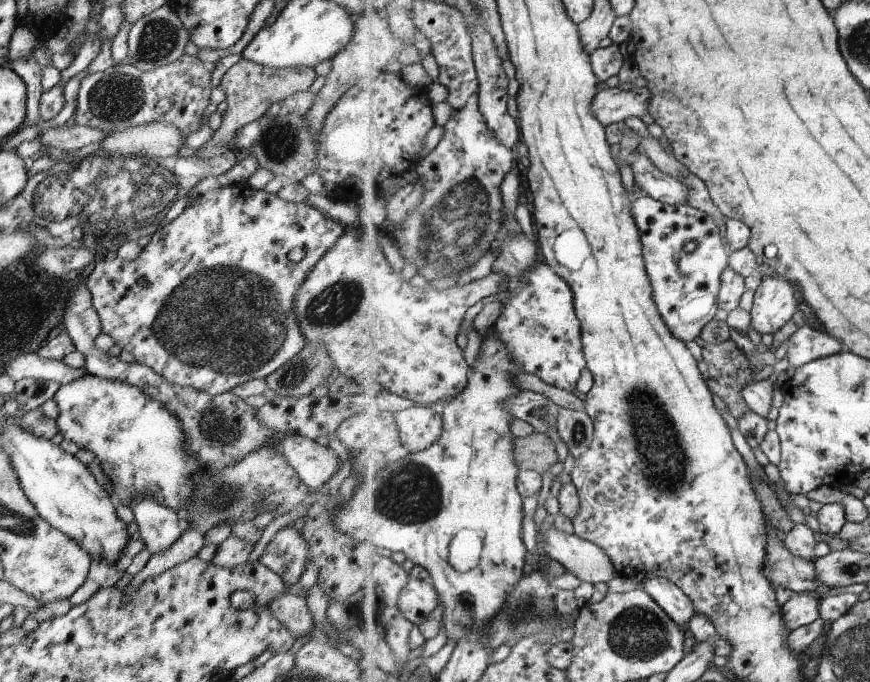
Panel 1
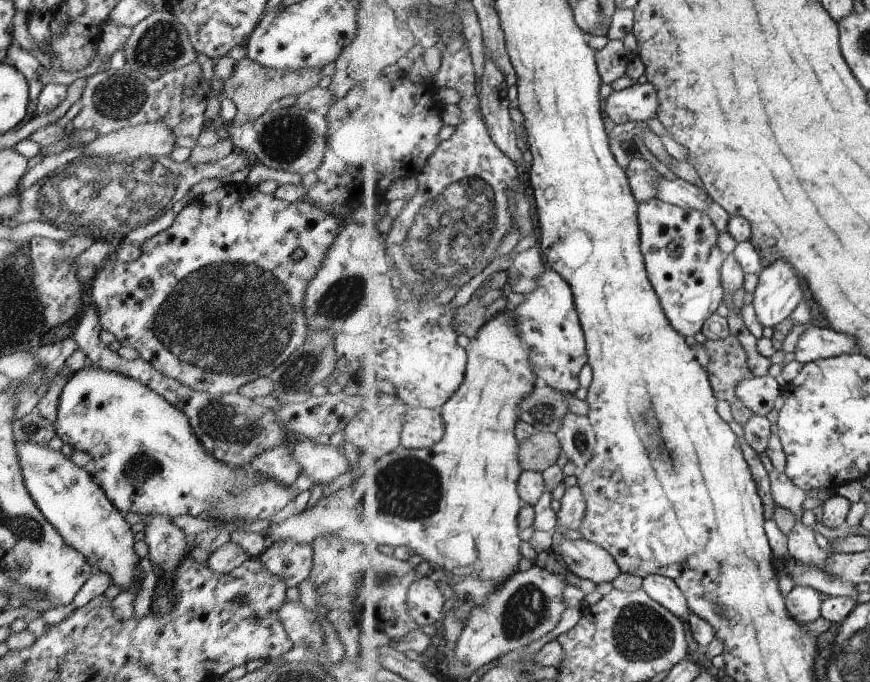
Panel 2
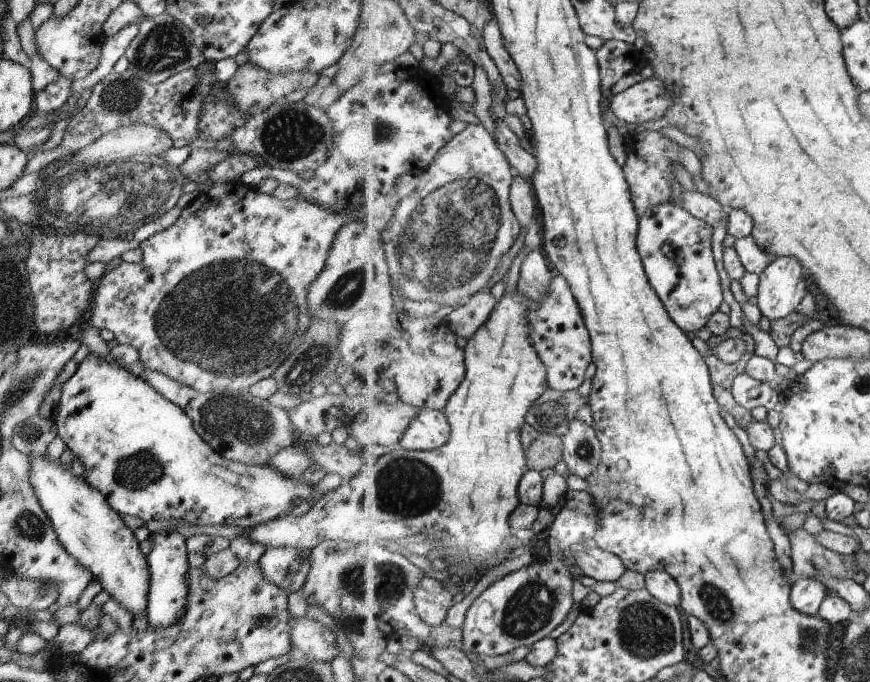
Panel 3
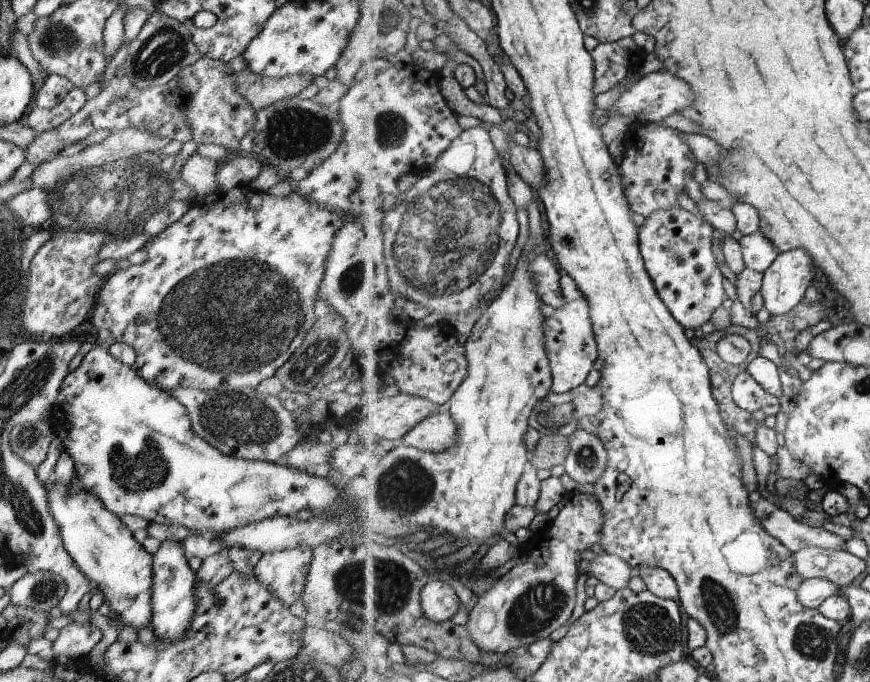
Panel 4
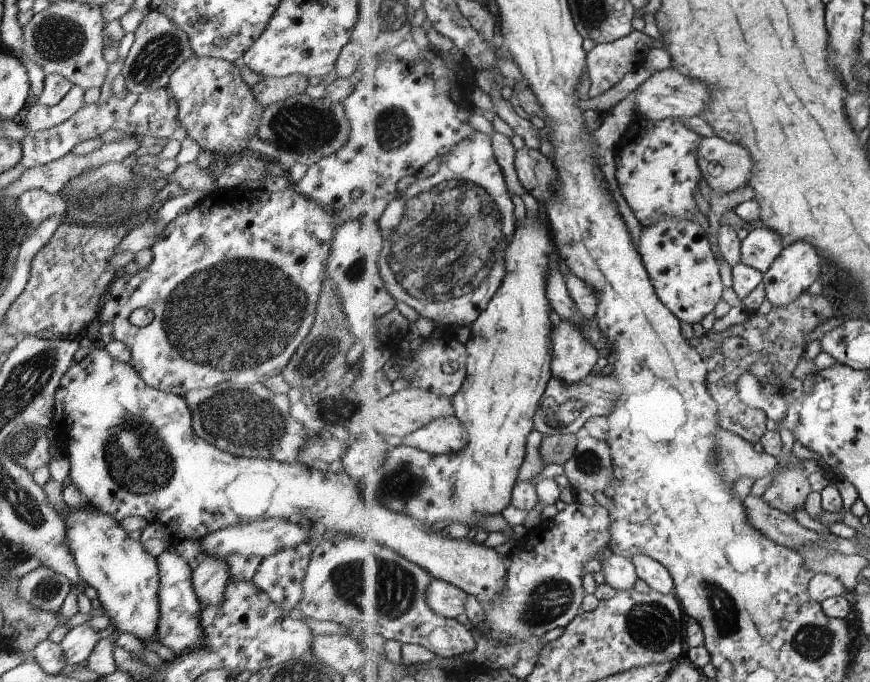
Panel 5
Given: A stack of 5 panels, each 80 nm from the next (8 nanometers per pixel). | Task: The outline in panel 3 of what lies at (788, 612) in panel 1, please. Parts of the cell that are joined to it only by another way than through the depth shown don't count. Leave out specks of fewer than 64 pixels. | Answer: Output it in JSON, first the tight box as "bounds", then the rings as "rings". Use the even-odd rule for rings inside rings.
{"bounds":[791,577,829,615],"rings":[[[795,577],[791,601],[795,609],[805,615],[818,615],[829,596],[828,586],[815,577]]]}

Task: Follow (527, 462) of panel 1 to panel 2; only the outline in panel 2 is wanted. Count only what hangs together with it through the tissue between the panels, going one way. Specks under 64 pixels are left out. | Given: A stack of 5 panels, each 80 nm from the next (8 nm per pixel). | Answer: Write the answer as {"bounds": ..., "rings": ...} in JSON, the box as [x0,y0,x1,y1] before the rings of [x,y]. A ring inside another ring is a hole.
{"bounds":[520,431,562,472],"rings":[[[538,431],[520,443],[520,461],[524,470],[544,472],[561,456],[562,444],[556,433]]]}

